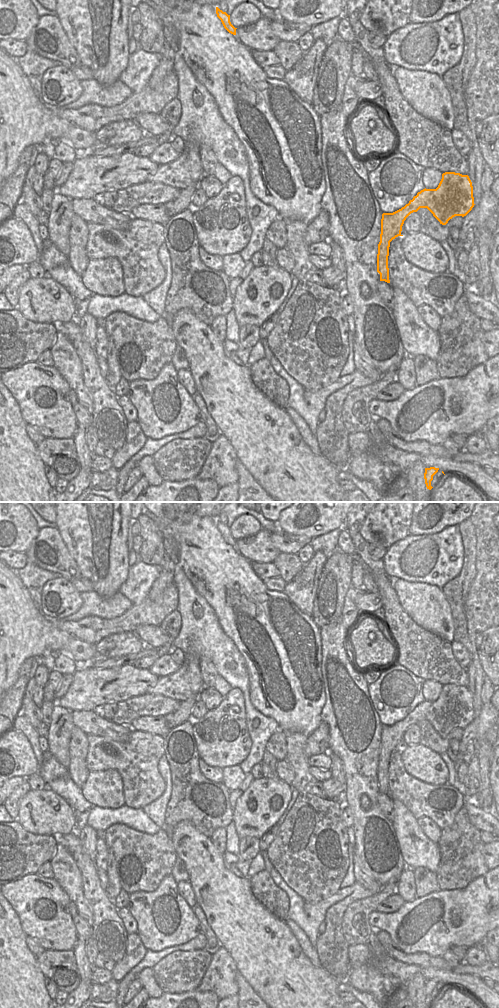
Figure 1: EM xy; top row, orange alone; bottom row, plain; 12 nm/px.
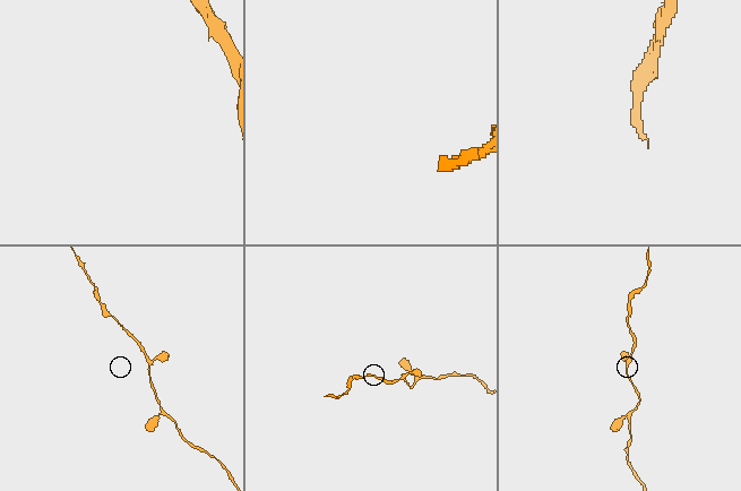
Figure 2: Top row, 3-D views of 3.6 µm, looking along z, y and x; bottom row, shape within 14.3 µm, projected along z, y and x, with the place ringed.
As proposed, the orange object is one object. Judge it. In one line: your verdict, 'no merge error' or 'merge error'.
no merge error

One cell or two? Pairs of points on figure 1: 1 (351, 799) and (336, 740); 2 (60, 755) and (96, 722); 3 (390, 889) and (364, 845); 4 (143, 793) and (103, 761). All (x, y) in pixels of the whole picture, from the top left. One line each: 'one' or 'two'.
1: one
2: two
3: two
4: one

